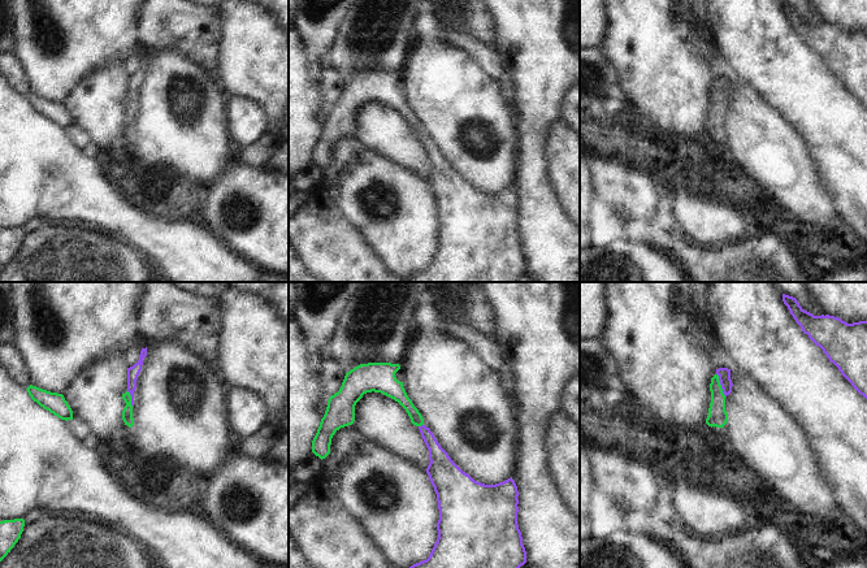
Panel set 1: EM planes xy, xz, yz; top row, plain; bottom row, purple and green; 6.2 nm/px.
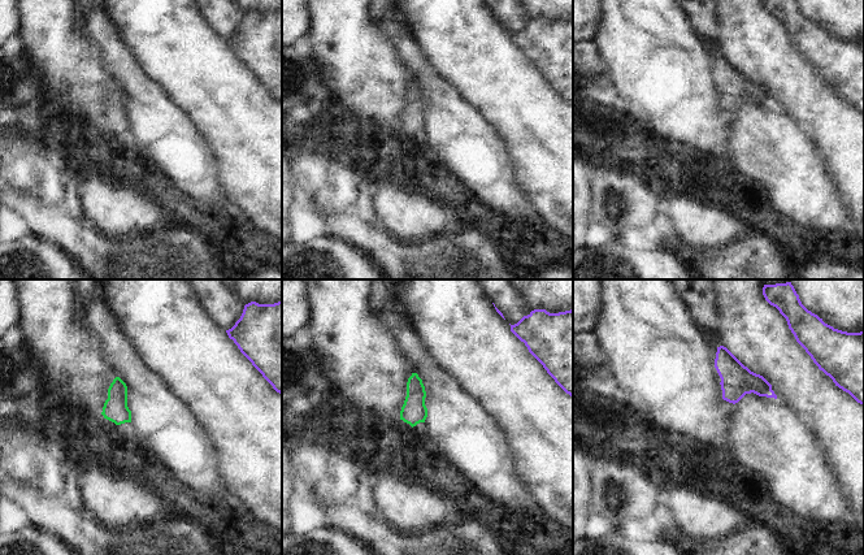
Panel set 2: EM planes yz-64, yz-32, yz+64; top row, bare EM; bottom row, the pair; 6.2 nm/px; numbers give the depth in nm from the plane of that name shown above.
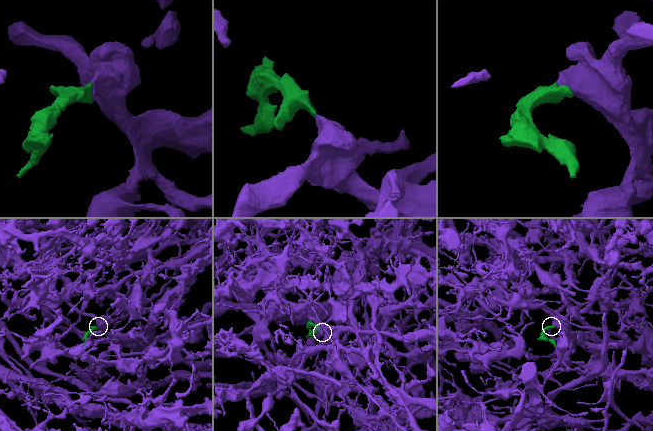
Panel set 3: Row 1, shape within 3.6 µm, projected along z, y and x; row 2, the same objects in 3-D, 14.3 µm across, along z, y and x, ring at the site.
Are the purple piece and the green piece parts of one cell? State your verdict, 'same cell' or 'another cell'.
same cell

